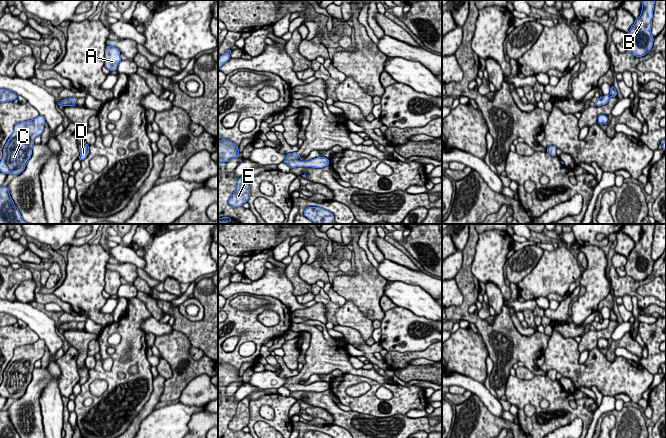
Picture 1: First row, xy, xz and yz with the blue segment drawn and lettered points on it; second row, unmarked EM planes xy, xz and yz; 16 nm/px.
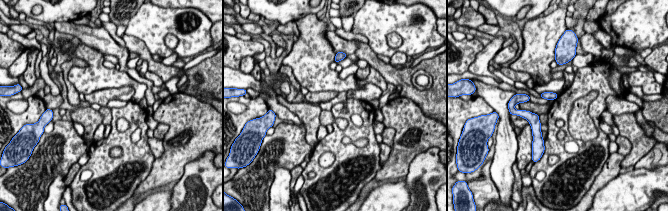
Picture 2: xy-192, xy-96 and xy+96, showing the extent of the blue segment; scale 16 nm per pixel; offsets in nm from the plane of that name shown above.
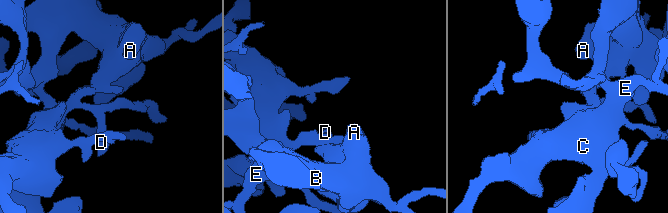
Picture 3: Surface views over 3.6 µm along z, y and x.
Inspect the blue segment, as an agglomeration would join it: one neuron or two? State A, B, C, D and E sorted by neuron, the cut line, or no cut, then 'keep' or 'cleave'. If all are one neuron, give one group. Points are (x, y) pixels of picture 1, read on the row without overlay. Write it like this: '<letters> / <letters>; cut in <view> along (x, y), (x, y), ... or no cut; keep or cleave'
A B C D E; no cut; keep

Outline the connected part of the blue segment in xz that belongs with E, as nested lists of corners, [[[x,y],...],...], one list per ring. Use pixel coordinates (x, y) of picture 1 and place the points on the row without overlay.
[[[247,397],[238,402],[236,413],[228,423],[230,430],[241,431],[244,427],[247,427],[250,420],[249,402],[250,400]]]

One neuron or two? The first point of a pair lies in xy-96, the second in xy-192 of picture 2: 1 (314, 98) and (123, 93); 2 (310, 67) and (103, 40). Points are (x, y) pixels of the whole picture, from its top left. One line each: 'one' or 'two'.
1: one
2: two

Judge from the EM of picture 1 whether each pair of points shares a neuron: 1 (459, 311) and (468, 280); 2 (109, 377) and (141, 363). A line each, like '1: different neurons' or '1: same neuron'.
1: same neuron
2: same neuron

